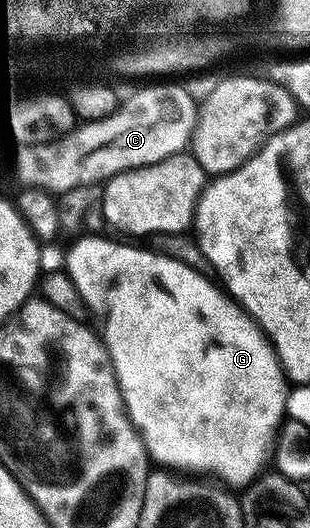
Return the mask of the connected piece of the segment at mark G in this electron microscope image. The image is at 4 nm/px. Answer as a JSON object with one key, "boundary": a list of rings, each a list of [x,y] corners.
{"boundary":[[[109,238],[79,239],[66,252],[63,269],[75,284],[79,296],[83,296],[83,300],[89,305],[90,311],[94,315],[102,314],[105,317],[105,334],[103,333],[105,350],[109,353],[109,359],[117,377],[117,386],[121,389],[121,395],[125,401],[125,410],[129,413],[133,427],[141,434],[145,451],[148,452],[154,463],[160,464],[162,467],[174,468],[179,472],[208,472],[230,488],[248,486],[254,478],[262,473],[261,465],[264,462],[266,465],[278,429],[287,414],[286,402],[290,391],[287,389],[287,379],[281,369],[281,363],[277,359],[277,354],[273,351],[273,346],[270,345],[261,329],[257,327],[257,323],[225,293],[220,285],[212,286],[206,275],[195,272],[187,264],[169,258],[160,252],[154,252],[152,249],[150,249],[151,251],[140,250],[137,246],[128,246],[125,243],[128,241],[117,241],[121,242],[112,242]]]}

